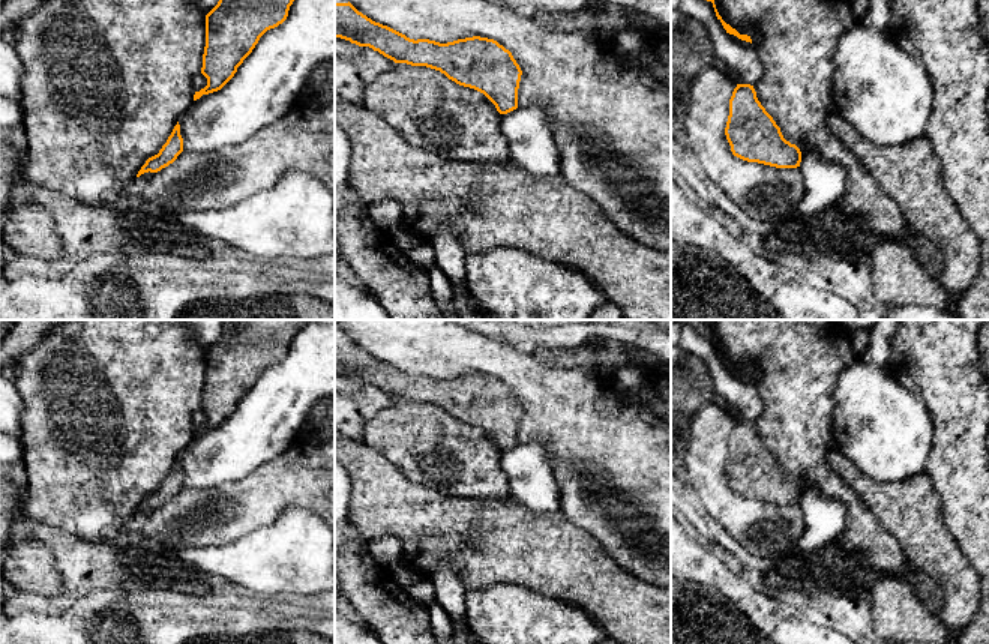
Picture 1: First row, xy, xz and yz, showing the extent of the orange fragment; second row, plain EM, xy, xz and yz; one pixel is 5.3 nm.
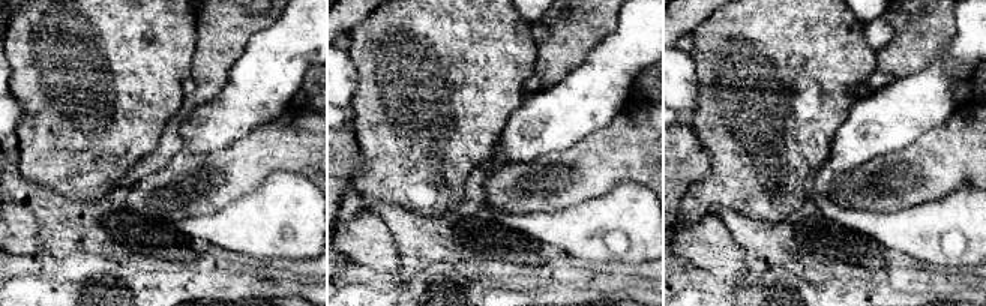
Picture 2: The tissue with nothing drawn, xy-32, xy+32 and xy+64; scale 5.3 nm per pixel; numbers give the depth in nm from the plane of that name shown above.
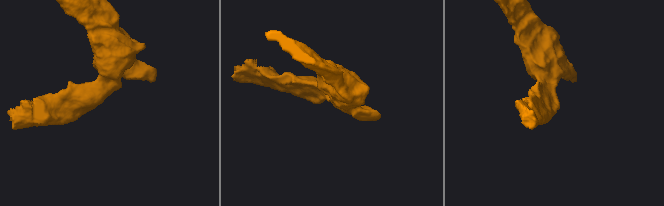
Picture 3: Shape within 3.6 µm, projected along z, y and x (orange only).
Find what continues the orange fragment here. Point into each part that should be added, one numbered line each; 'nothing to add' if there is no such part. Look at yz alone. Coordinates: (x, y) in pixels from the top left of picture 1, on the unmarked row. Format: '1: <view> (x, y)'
nothing to add

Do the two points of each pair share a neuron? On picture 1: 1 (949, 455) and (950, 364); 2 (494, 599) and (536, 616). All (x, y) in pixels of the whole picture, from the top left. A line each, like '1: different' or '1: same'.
1: same
2: same

